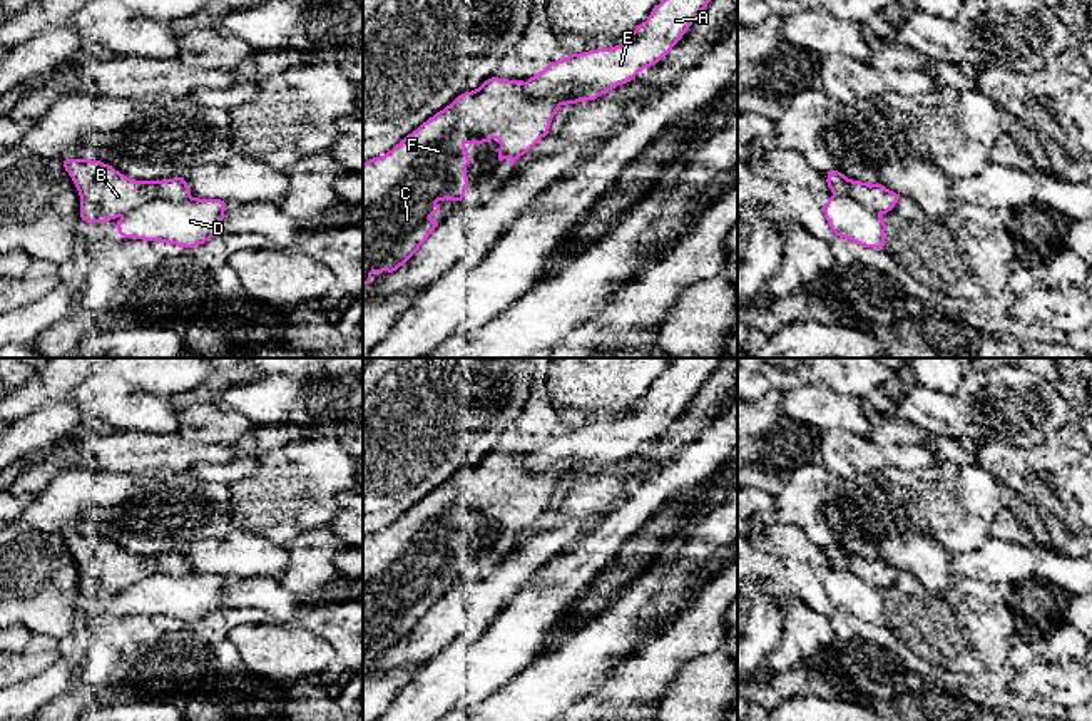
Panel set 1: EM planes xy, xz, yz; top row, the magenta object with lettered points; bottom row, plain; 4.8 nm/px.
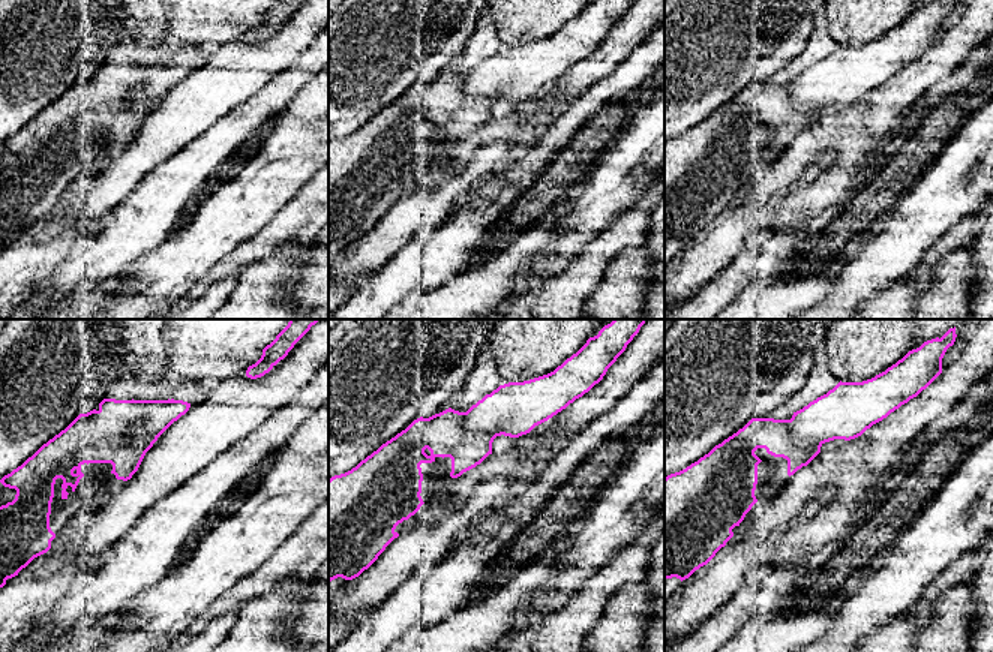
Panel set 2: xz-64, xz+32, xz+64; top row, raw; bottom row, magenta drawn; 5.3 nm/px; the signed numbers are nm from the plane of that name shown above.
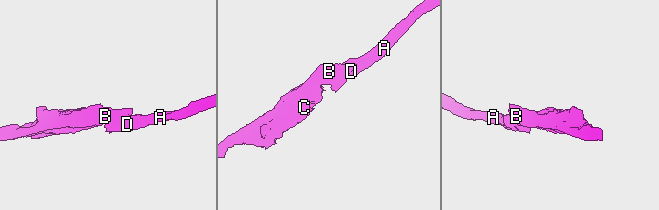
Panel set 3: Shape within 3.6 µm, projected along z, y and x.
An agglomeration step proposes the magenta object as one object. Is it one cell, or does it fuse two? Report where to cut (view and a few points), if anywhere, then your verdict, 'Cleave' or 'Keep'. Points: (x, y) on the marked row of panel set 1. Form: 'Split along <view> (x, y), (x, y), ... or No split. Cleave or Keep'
Split along xy (191, 196), (184, 199), (149, 199), (121, 218). Cleave

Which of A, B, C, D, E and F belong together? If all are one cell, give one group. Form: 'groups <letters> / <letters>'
groups A D E / B C F

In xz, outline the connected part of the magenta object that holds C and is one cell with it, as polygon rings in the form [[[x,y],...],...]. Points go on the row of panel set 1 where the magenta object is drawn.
[[[492,77],[478,89],[458,95],[385,156],[373,157],[363,164],[363,284],[371,283],[373,273],[396,271],[420,249],[438,226],[431,216],[440,211],[440,201],[462,201],[465,197],[468,186],[467,166],[472,162],[465,151],[467,144],[483,144],[497,139],[500,144],[498,161],[508,159],[513,166],[520,156],[549,134],[550,122],[560,109],[559,100],[567,89],[562,87],[542,100],[528,100],[525,89],[527,82],[523,80]]]

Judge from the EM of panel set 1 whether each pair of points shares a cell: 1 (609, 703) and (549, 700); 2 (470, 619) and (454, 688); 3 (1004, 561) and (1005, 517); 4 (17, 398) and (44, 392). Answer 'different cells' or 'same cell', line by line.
1: different cells
2: different cells
3: different cells
4: same cell

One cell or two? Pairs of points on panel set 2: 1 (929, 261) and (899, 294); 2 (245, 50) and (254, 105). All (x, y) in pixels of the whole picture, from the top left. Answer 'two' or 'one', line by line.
1: one
2: two

